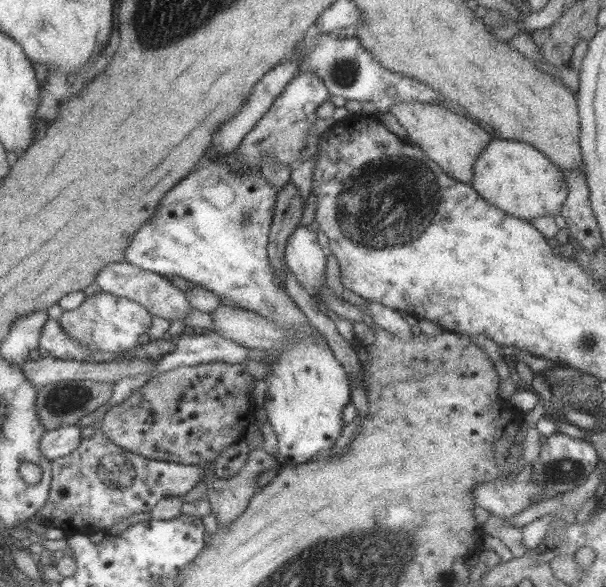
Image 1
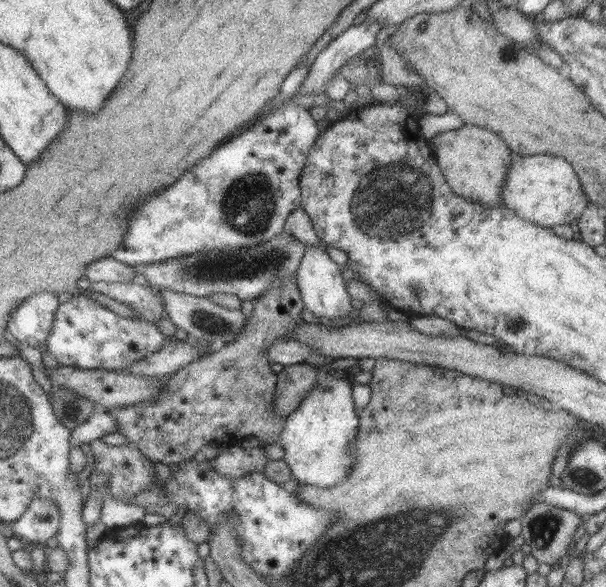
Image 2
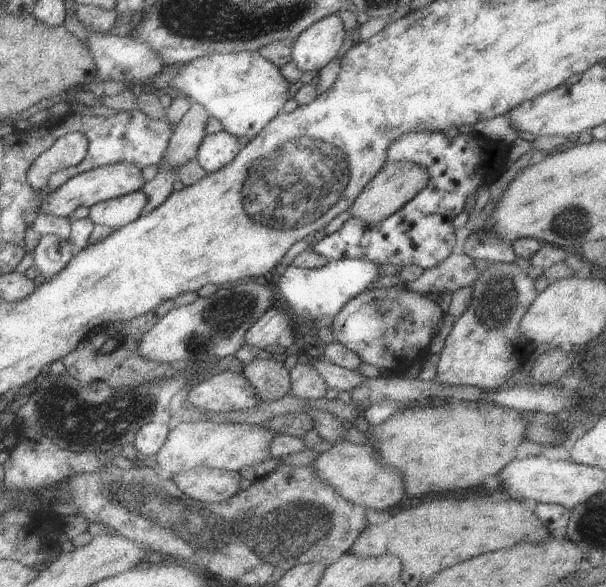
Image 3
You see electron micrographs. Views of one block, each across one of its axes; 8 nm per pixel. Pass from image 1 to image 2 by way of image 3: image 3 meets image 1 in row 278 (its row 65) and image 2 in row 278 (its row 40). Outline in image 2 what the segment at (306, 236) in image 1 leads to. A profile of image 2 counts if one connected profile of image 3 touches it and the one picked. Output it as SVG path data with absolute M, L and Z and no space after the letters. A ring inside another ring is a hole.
M318 243L307 244L304 248L303 258L299 262L294 274L297 290L306 311L310 315L323 316L323 318L343 318L352 310L351 298L345 291L346 283L341 277L342 268L331 261L322 246Z

